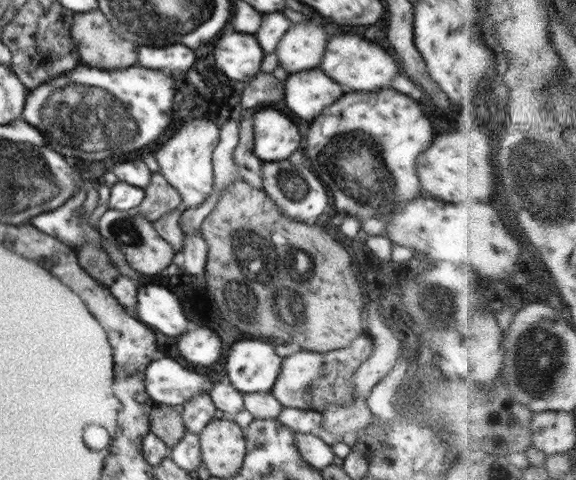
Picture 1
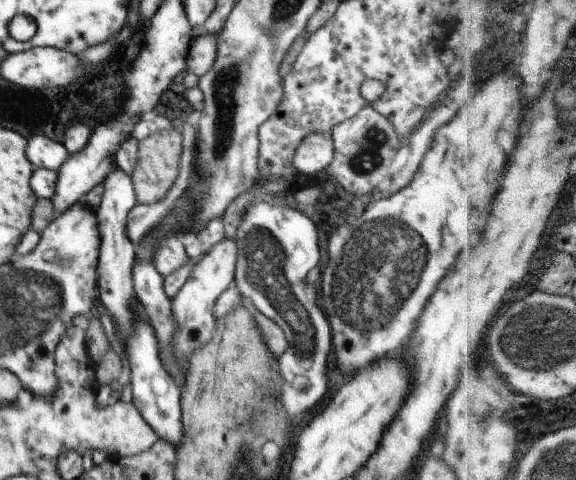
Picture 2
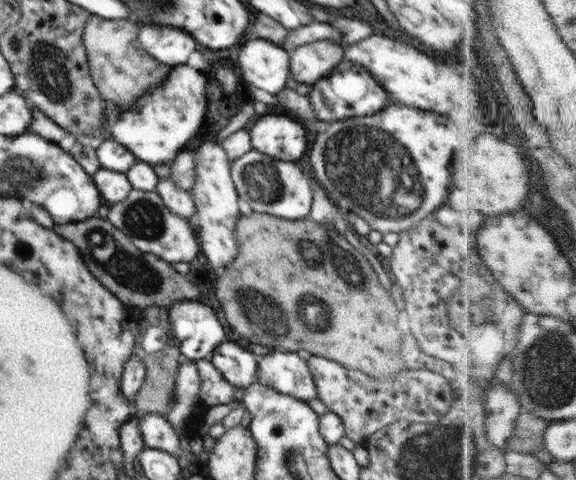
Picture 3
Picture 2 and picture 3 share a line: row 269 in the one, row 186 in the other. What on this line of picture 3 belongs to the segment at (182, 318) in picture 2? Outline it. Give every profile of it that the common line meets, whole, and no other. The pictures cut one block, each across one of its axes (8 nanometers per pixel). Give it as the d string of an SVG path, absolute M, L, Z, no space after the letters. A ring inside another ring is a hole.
M217 142L200 144L193 152L196 159L196 178L190 192L195 210L200 214L199 225L195 228L197 238L212 268L222 268L218 270L222 273L238 256L238 242L234 230L240 218L240 209L239 196L231 175L231 162L222 144Z

